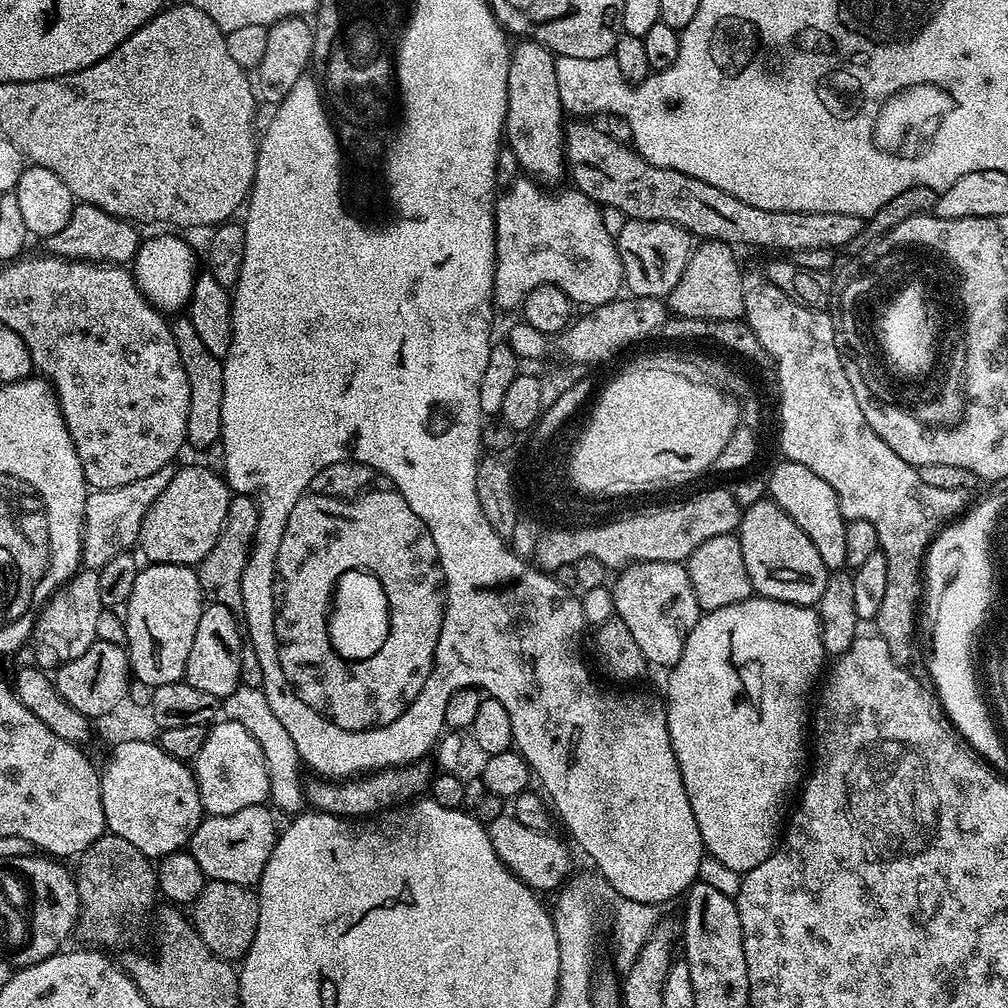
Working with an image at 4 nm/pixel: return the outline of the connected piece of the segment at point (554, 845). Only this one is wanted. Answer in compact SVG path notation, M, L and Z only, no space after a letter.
M511 814L494 818L494 822L490 822L486 827L498 858L527 888L537 894L545 894L544 892L551 893L559 889L565 883L564 863L568 860L568 852L556 834L530 830L527 826L522 826L522 822L518 822Z

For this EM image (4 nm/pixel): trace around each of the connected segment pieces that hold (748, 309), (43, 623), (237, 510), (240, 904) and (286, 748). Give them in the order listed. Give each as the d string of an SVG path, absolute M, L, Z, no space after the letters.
M761 282L757 288L749 287L744 293L744 314L743 319L748 321L750 330L754 330L754 334L758 338L758 342L764 347L767 359L772 359L776 363L776 380L780 383L780 452L784 460L793 460L802 466L806 466L806 470L814 470L814 474L818 474L818 478L822 478L826 482L830 482L830 486L834 490L834 494L838 494L841 502L848 500L848 488L852 488L852 492L856 495L856 500L860 504L916 504L916 524L906 517L900 516L896 520L896 549L887 553L888 557L888 573L886 574L886 598L882 598L882 610L878 610L874 621L875 631L886 642L886 646L890 646L892 655L897 658L904 658L904 655L912 648L912 635L918 632L918 609L922 604L922 569L925 567L925 553L929 548L929 544L937 536L942 528L949 522L955 521L969 507L968 496L969 489L959 488L958 490L937 490L934 486L926 486L926 482L922 482L919 471L913 465L906 463L902 458L898 458L898 454L894 454L894 450L890 450L890 446L886 446L886 442L882 442L882 438L878 438L878 434L874 434L874 430L866 422L866 418L862 414L862 406L858 406L858 398L854 398L854 390L848 381L849 369L844 368L844 364L840 361L841 349L838 347L838 328L828 317L829 313L824 310L807 308L802 306L798 301L791 300L786 294L782 294L782 290L778 290L778 286L767 282Z
M79 569L75 576L67 581L62 587L53 592L39 609L38 618L33 621L30 648L34 650L35 665L45 670L55 670L67 661L73 661L79 655L84 654L93 642L99 639L100 618L104 614L104 607L99 593L98 578L100 573L97 569Z
M248 494L233 495L228 507L228 517L222 526L222 534L218 534L218 542L210 549L210 554L202 558L198 565L200 589L211 603L226 606L237 614L244 611L242 598L242 578L252 555L252 545L256 538L256 527L260 521L260 509L255 499Z
M208 880L202 894L190 905L190 919L197 934L210 946L215 956L229 962L243 961L250 950L250 942L254 942L254 934L258 930L258 914L260 901L251 887L234 882Z
M241 684L223 699L222 712L227 719L238 722L240 726L245 726L251 737L258 742L258 746L261 746L270 777L268 793L271 805L278 812L279 810L286 812L290 814L289 816L301 813L306 804L306 797L303 792L302 779L300 780L300 774L297 771L298 766L300 767L297 747L294 746L293 738L287 733L286 726L282 726L282 722L275 717L263 689Z

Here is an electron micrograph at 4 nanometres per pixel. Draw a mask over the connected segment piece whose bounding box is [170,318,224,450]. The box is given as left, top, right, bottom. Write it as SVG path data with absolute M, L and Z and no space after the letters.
M173 319L170 327L172 336L178 346L178 354L182 366L190 382L190 410L186 418L186 440L198 450L205 450L222 436L222 398L224 397L224 364L221 357L210 354L202 338L198 338L198 330L194 330L191 320Z

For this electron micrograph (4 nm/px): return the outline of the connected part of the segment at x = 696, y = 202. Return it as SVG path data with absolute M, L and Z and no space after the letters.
M569 121L565 125L564 130L564 143L565 143L565 165L567 166L570 180L574 182L573 187L583 193L588 200L598 206L614 206L624 212L627 219L633 220L661 220L662 222L670 222L677 224L680 228L685 228L688 232L692 233L693 237L699 238L701 241L717 240L723 244L730 244L739 246L745 244L748 248L773 248L773 253L776 254L794 254L798 250L805 248L806 250L826 250L831 248L839 250L844 248L847 244L852 244L857 239L858 241L863 237L864 225L866 223L865 217L855 216L854 214L834 214L833 212L787 212L786 210L762 210L758 206L750 206L746 202L742 202L738 198L734 198L734 194L726 194L726 190L718 190L718 186L710 186L710 182L702 182L702 178L694 178L690 174L682 174L673 168L663 168L662 166L654 166L649 160L646 160L636 149L630 147L626 142L625 144L608 134L606 131L588 123L588 122L572 122Z

